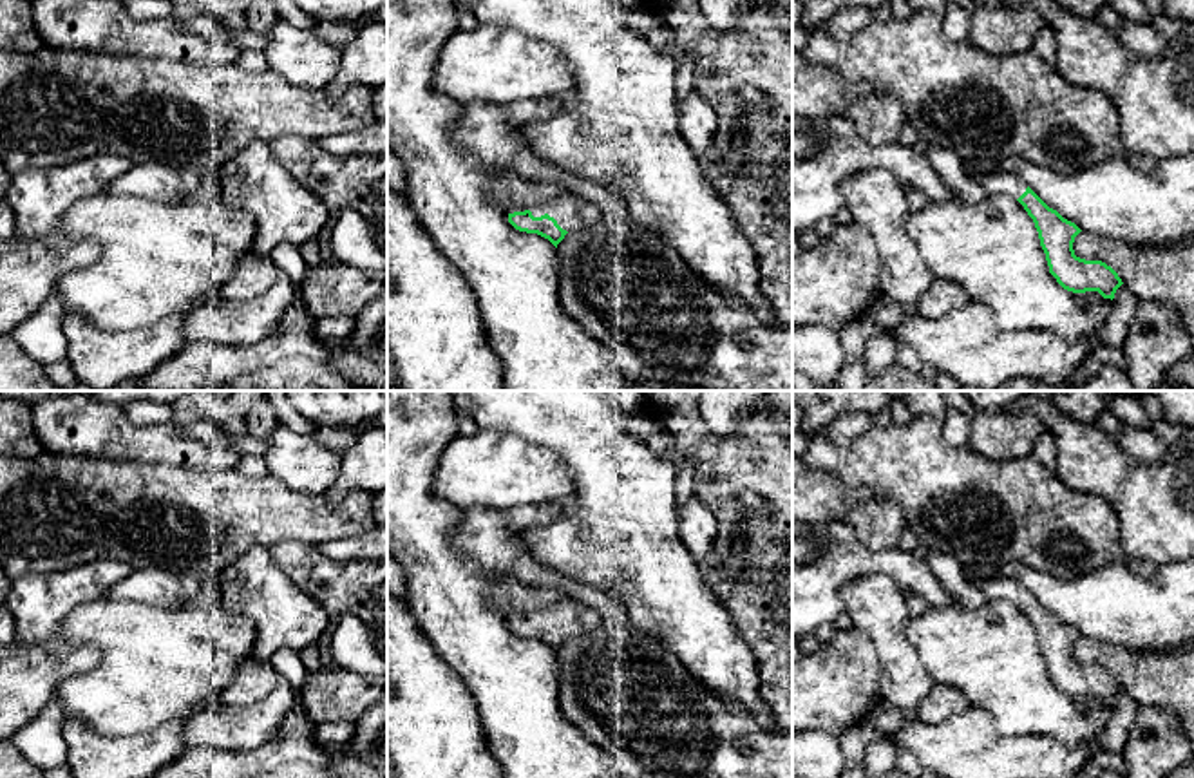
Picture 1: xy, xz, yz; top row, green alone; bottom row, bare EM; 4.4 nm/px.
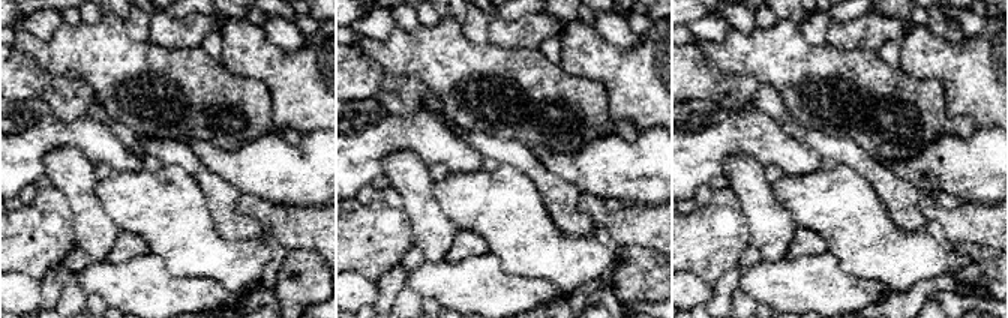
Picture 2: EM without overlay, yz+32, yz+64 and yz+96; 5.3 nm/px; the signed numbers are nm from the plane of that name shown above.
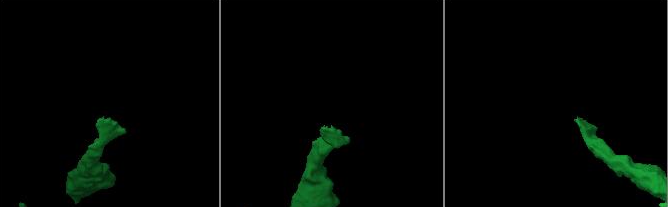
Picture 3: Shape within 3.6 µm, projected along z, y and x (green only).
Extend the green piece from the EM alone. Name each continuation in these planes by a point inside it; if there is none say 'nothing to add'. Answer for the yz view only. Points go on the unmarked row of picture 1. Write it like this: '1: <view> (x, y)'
1: yz (1004, 588)

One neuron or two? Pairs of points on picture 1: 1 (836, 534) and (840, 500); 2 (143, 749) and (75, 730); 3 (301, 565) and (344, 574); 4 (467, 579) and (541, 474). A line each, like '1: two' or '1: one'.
1: two
2: one
3: one
4: two

